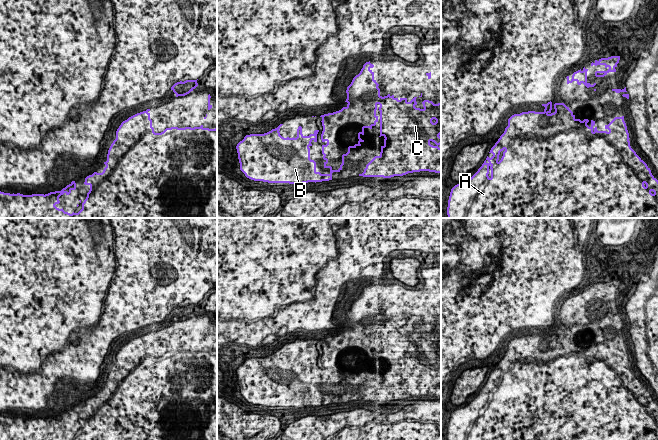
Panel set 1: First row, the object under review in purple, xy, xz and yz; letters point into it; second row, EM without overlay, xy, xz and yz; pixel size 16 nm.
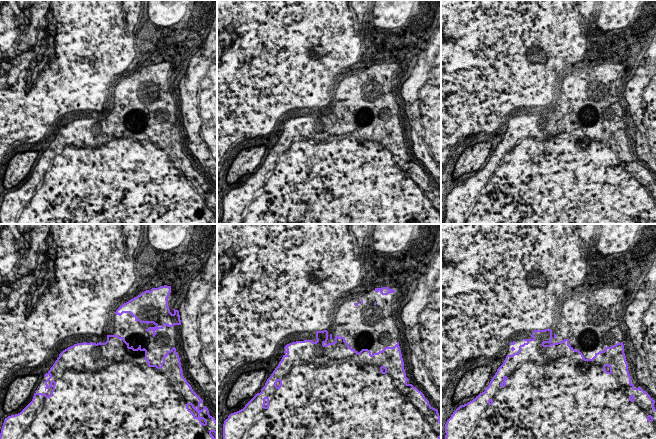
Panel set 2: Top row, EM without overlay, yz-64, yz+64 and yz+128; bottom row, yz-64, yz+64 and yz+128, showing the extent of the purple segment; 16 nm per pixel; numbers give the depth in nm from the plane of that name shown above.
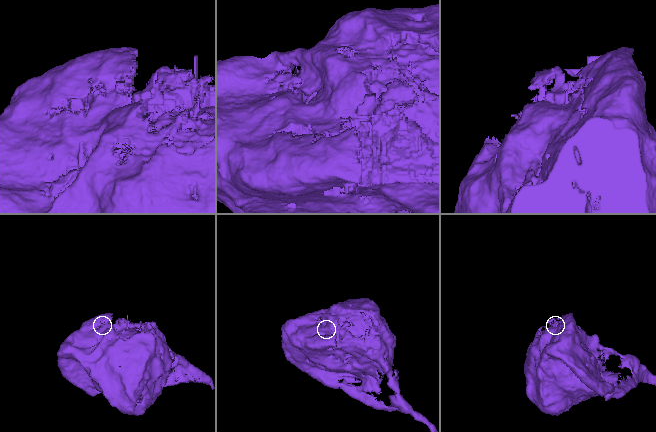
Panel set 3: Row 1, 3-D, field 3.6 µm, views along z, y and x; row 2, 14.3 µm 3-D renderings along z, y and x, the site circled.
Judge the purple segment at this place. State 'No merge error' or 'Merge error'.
No merge error

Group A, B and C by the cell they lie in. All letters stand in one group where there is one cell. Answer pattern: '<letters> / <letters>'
A B C

